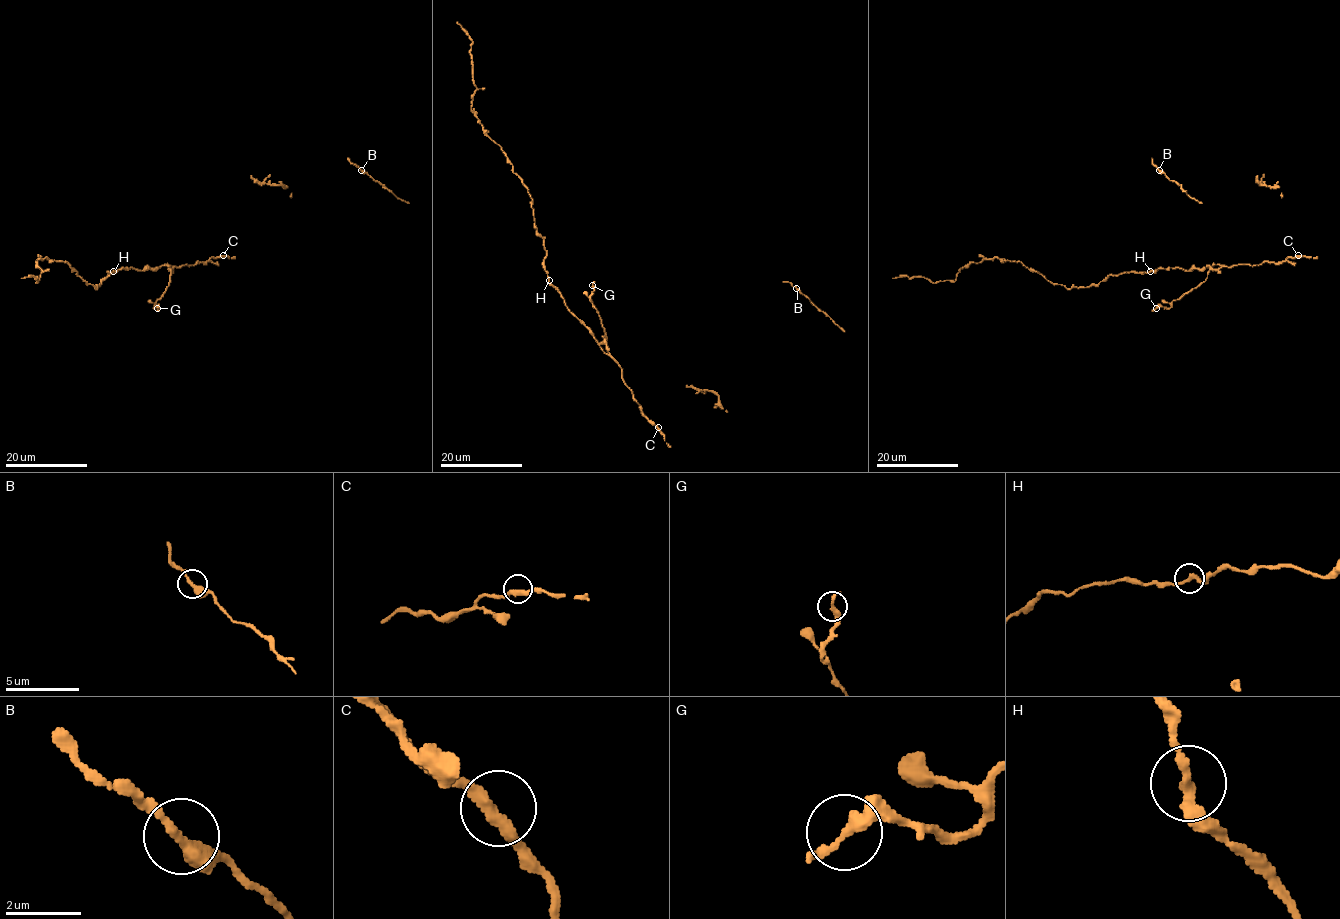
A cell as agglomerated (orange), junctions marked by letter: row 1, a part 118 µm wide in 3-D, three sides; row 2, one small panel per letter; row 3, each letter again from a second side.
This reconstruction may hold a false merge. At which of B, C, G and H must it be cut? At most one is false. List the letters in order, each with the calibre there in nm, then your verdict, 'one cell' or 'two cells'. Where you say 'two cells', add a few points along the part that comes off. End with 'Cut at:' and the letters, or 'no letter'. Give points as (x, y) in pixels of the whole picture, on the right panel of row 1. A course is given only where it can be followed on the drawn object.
B: 320 nm | one cell
C: 340 nm | one cell
G: 280 nm | one cell
H: 280 nm | one cell
Cut at: no letter

